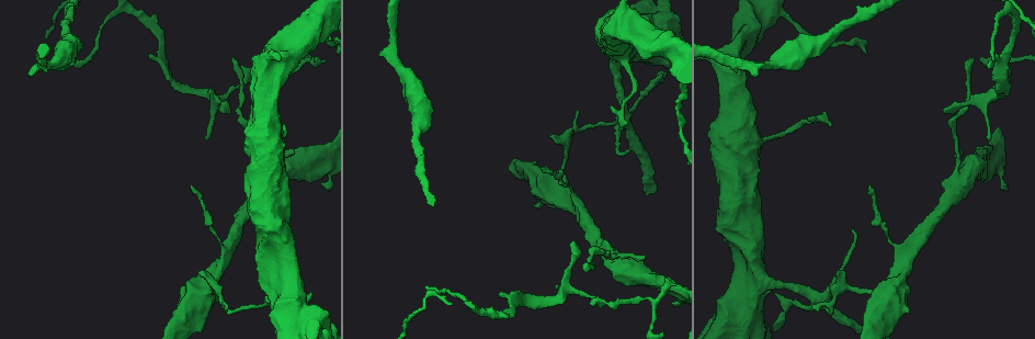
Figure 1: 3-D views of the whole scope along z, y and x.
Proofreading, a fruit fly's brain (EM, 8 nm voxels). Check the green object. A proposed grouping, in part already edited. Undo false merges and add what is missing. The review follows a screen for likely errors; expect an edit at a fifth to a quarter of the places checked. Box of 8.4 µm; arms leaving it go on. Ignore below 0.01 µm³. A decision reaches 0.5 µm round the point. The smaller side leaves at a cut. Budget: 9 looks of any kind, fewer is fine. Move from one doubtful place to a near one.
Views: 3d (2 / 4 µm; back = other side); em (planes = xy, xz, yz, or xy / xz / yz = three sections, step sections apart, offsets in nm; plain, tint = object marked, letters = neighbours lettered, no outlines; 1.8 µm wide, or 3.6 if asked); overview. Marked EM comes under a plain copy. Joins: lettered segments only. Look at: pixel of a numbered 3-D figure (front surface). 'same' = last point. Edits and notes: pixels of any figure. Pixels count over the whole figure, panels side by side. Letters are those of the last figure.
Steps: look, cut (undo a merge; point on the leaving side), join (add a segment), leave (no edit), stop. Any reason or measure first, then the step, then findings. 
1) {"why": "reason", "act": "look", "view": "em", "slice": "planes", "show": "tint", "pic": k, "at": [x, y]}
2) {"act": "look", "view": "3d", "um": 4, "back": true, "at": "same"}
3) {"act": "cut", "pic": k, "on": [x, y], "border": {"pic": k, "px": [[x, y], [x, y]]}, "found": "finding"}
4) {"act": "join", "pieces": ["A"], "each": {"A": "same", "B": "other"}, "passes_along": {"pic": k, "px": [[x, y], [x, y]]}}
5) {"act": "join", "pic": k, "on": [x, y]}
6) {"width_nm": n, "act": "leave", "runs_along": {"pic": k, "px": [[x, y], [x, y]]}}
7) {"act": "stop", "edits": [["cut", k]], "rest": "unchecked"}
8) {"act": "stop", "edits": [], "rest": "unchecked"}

{"why": "three-way junction", "act": "look", "view": "3d", "um": 2, "pic": 1, "at": [268, 300]}

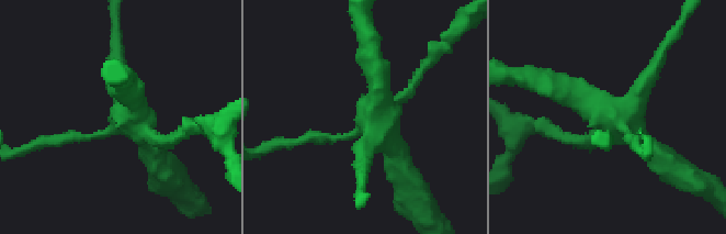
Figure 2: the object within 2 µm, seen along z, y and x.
{"act": "look", "view": "em", "slice": "planes", "show": "letters", "pic": 2, "at": [619, 120]}

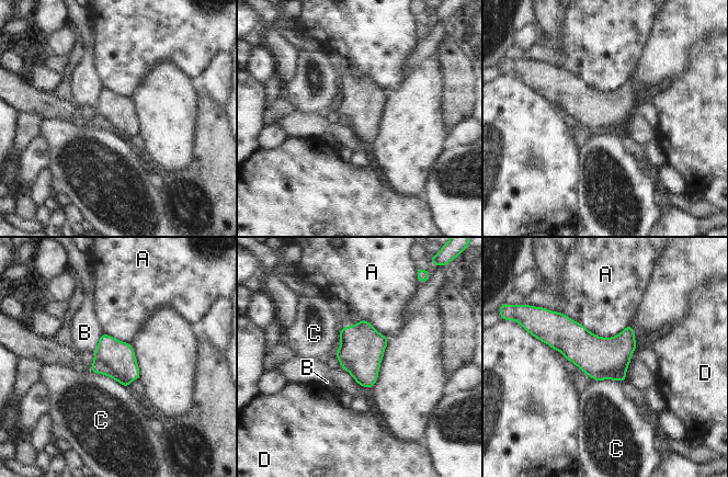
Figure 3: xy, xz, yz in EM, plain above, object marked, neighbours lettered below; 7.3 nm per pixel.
{"width_nm": 280, "act": "cut", "pic": 3, "on": [98, 366], "each": {"A": "other", "B": "other", "C": "other", "D": "other"}, "found": "a second neuron is stuck on"}

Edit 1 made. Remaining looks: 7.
{"why": "redraw", "act": "look", "view": "overview"}

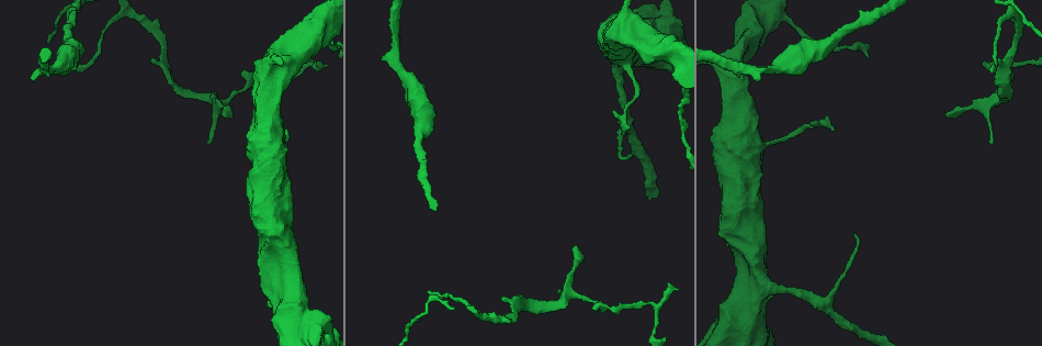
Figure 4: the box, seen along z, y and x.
{"why": "free end", "act": "look", "view": "3d", "um": 2, "pic": 4, "at": [621, 133]}

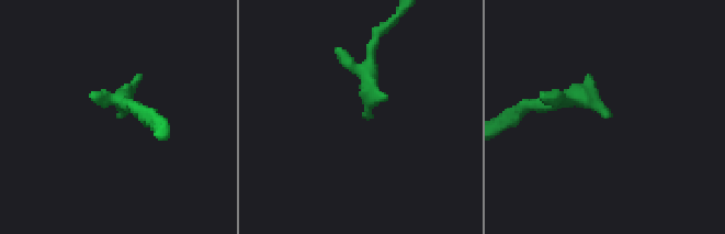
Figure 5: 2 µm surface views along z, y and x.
{"why": "need the tissue", "act": "look", "view": "em", "slice": "planes", "show": "tint", "pic": 5, "at": [365, 114]}

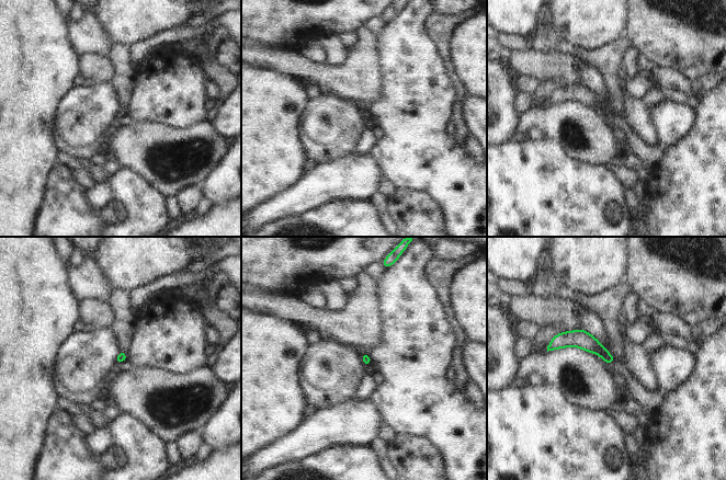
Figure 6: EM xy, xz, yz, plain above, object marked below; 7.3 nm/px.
{"why": "see the neighbours", "act": "look", "view": "em", "slice": "planes", "show": "letters", "at": "same"}

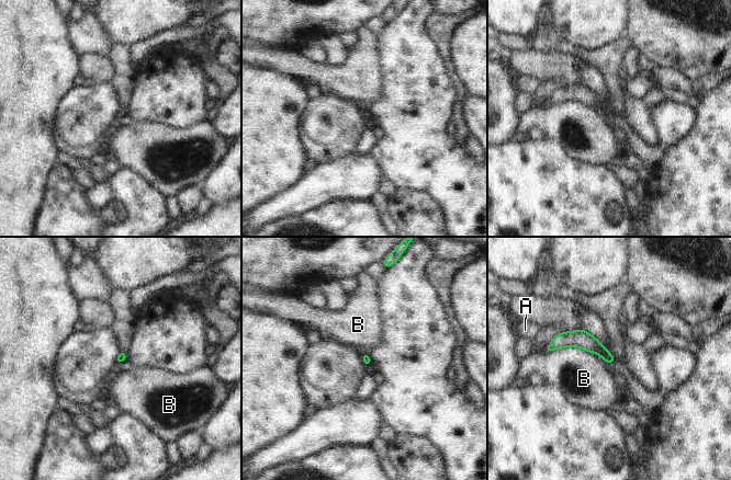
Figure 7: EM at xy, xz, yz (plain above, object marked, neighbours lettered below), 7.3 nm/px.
{"width_nm": 70, "act": "leave", "each": {"A": "other", "B": "other"}, "border": {"pic": 7, "px": [[548, 351], [577, 346], [607, 364]]}, "found": "none of them fits"}

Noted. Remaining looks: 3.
{"why": "arms part here", "act": "look", "view": "em", "slice": "xy", "step": 8, "show": "tint", "pic": 4, "at": [566, 291]}

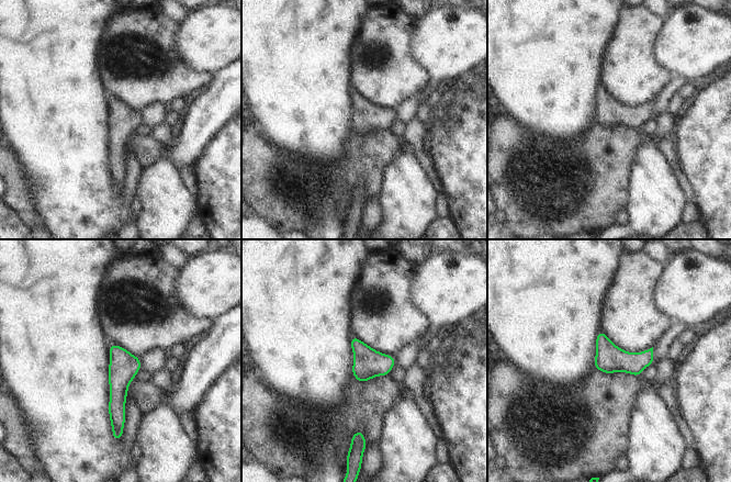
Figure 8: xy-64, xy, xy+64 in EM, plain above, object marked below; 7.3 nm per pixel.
{"why": "cut it another way", "act": "look", "view": "em", "slice": "planes", "show": "tint", "at": "same"}

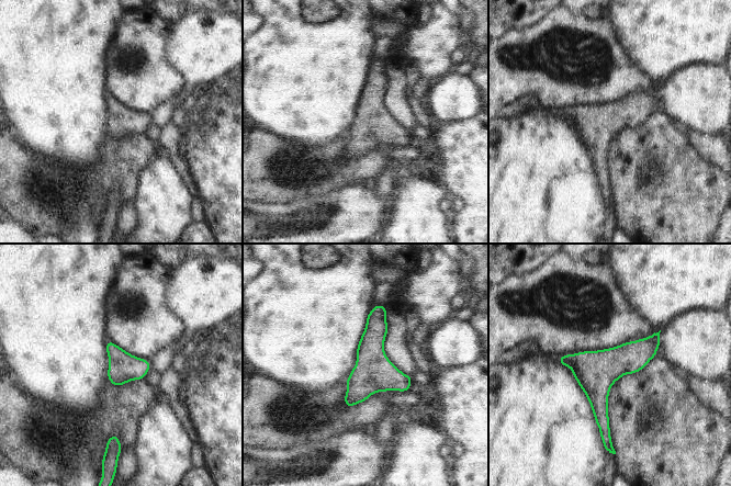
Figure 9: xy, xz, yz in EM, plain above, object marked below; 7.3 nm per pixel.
{"act": "look", "view": "em", "slice": "planes", "show": "letters", "at": "same"}

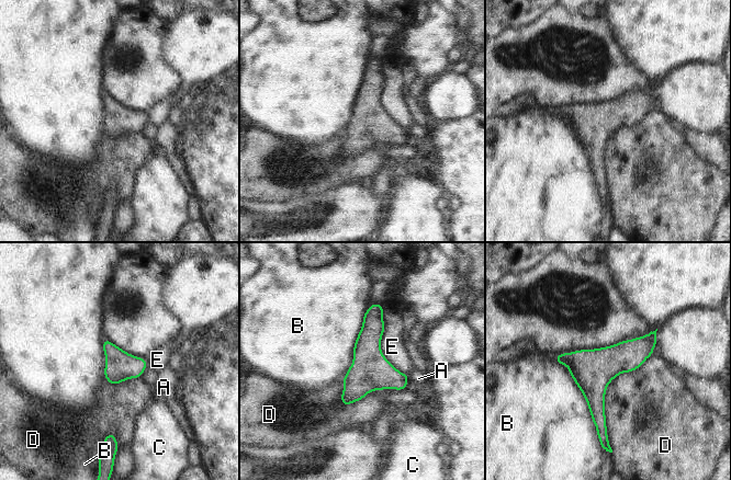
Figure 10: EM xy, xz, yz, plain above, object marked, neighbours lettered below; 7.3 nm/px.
{"longest_contact_nm": ["D", 700], "act": "leave", "each": {"A": "other", "B": "other", "C": "other", "D": "other", "E": "other"}, "border": {"pic": 10, "px": [[569, 373], [583, 395], [599, 441]]}, "found": "all the same neuron"}

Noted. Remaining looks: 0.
{"act": "stop", "edits": [["cut", 3]], "rest": "unchecked"}

